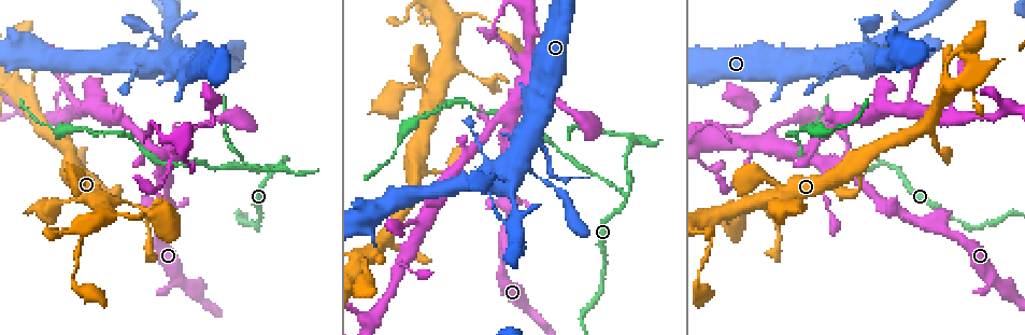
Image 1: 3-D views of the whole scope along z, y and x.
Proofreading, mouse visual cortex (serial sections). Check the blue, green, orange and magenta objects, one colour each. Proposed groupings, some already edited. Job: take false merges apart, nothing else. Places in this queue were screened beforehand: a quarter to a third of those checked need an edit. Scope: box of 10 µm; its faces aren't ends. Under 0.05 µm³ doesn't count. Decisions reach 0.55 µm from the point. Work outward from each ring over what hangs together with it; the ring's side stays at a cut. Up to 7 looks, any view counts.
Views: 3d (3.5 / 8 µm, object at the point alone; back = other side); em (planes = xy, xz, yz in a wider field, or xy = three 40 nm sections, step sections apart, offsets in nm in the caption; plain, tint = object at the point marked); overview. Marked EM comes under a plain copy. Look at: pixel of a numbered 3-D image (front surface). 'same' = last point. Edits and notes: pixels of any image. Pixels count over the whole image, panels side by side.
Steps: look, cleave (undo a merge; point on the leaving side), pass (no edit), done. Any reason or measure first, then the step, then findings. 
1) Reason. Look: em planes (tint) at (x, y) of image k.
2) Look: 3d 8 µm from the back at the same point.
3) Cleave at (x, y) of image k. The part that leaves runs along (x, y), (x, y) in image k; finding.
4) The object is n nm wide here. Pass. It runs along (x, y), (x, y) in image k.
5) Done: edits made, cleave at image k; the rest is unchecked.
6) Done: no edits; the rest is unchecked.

A fork. Look: 3d 3.5 µm at (884, 161) of image 1.

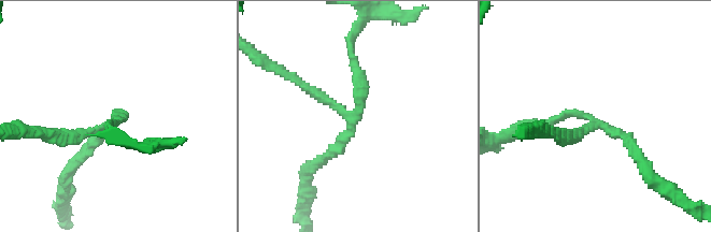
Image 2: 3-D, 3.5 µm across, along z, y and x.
3 arms meet here; the arms are 150, 150, 150 nm wide. Look: em xy step 1 (tint) at (597, 127) of image 2.

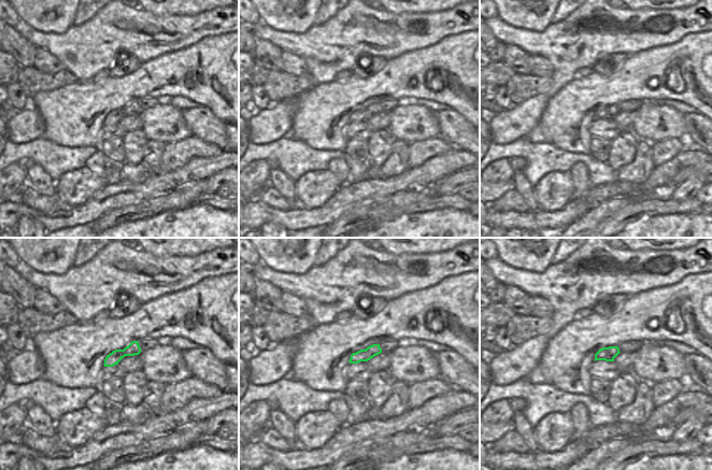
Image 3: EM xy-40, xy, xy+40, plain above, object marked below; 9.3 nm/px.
Cleave at (318, 95) of image 2. The part that leaves runs along (349, 117), (332, 103), (266, 62) in image 2; two cells meet here.

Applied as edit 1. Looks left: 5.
Side arm on a straight run. Look: 3d 3.5 µm from the back at (109, 197) of image 1.

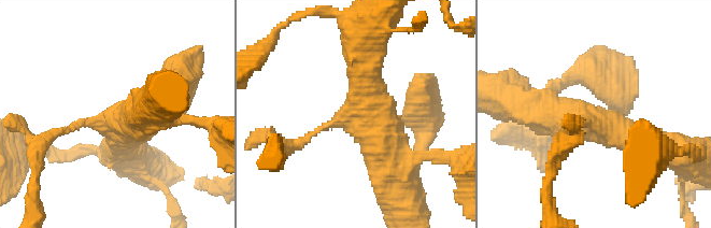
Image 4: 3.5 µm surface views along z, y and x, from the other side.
3 arms meet here; the arms are 100, 500, 500 nm wide. Look: em planes (tint) at (354, 120) of image 4.

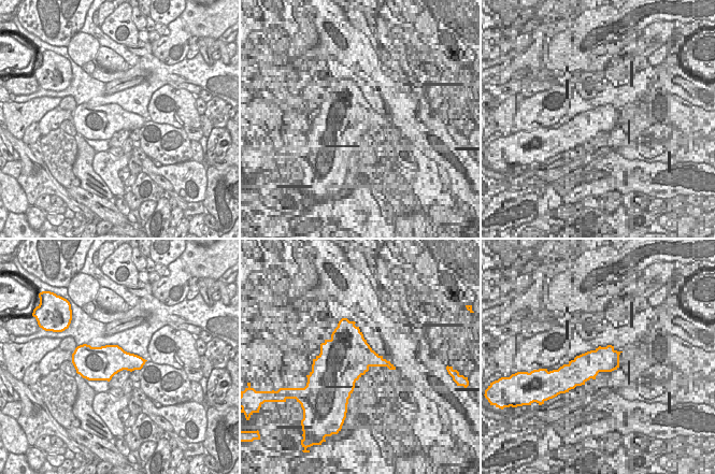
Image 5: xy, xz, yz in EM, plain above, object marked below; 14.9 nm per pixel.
Pass. It runs along (537, 110), (667, 145) in image 4; continuous, no second cell.

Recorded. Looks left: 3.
Sharp bend. Look: 3d 3.5 µm from the back at (1006, 107) of image 1.

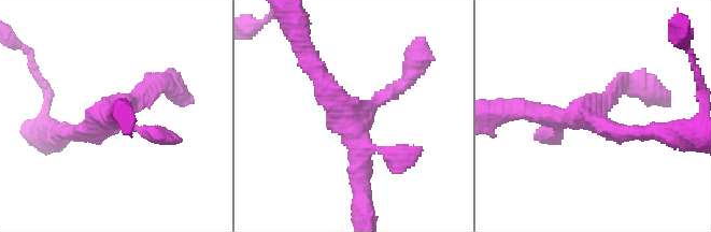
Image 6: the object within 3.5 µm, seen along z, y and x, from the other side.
3 arms meet here; the arms are 150, 200, 250 nm wide; need the tissue. Look: em xy step 2 (tint) at (351, 117) of image 6.

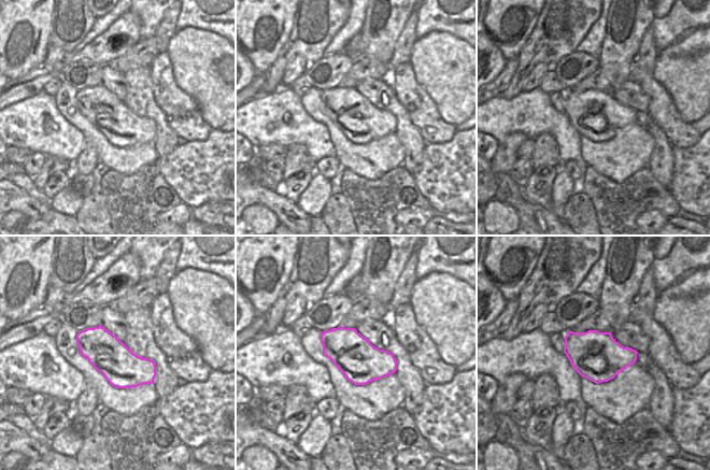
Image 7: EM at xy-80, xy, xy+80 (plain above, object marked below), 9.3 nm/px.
Pass. It runs along (310, 66), (356, 142), (393, 156) in image 6; one cell here.

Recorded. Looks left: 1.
Done: edits made, cleave at image 2; the rest is unchecked.

